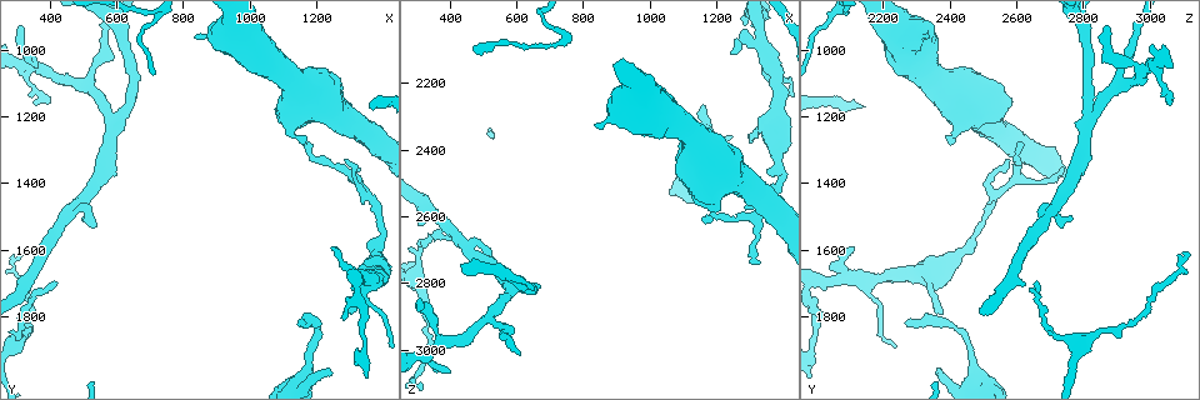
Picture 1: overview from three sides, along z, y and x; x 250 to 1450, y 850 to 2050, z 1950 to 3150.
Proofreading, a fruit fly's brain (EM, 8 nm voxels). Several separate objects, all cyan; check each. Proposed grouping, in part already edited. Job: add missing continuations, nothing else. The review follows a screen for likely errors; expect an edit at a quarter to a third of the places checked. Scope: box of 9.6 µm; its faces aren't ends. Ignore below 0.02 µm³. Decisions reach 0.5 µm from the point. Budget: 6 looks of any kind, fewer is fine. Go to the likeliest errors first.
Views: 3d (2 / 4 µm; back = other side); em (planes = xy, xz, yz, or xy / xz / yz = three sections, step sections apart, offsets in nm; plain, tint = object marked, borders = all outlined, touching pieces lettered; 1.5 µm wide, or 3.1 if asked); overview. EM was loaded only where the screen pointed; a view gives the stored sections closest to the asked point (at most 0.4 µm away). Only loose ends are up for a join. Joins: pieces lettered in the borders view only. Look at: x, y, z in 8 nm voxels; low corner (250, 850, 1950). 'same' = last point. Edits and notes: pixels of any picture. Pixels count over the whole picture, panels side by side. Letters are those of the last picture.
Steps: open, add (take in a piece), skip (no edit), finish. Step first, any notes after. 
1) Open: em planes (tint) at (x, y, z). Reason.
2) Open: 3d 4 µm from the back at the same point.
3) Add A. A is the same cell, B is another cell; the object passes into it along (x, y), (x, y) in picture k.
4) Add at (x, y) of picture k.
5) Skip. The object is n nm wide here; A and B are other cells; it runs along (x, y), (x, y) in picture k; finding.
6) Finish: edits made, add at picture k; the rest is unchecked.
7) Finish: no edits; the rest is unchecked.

Open: 3d 4 µm at (830, 960, 2330). Stops while still wide.

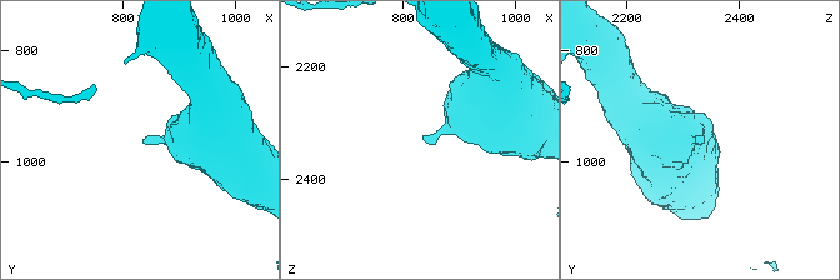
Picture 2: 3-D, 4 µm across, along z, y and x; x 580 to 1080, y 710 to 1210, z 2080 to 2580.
Open: em xy step 8 (borders) at (830, 960, 2330). Shape alone is not enough.

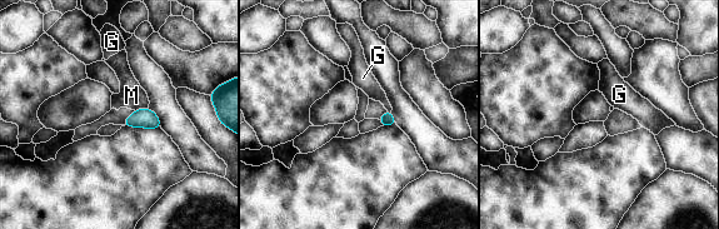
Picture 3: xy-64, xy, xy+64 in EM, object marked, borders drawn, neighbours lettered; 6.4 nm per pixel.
Open: em planes (borders) at the same point.

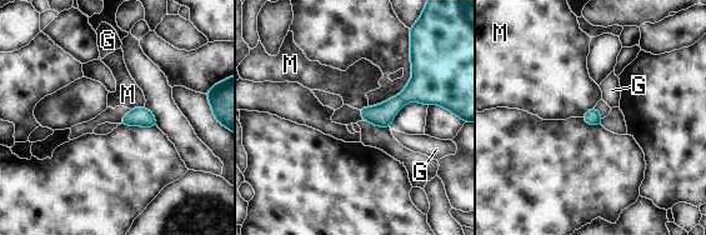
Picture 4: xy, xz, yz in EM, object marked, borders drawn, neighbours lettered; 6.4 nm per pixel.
Skip. G and M are other cells; it runs along (427, 99), (362, 113) in picture 4; no lettered piece goes on from it.

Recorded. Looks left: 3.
Open: em xz step 8 (tint) at (1150, 1280, 2610). Thin end.

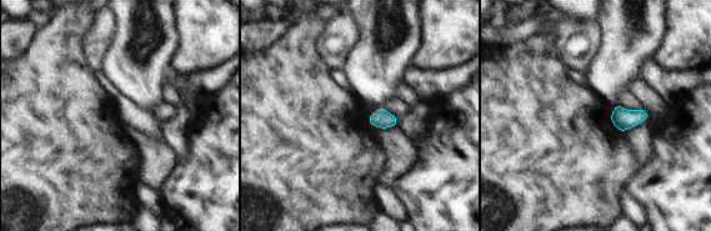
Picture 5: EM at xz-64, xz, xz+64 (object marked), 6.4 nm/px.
Open: em planes (tint) at the same point. Cut it another way.

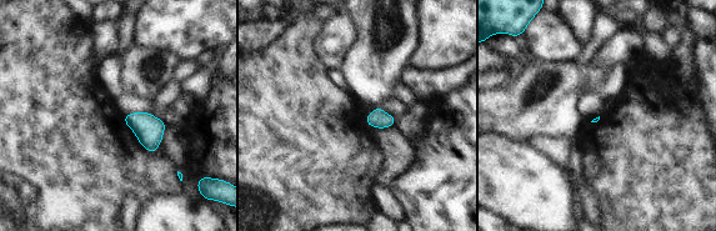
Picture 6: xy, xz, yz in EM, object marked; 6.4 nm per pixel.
Open: em planes (borders) at the same point. See the neighbours.

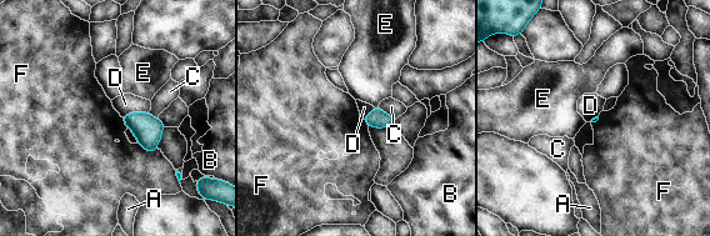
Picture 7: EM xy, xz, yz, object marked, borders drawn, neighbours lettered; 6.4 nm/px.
Skip. A, B, C, D, E and F are other cells; a border runs along (138, 142), (148, 151), (156, 149) in picture 7; none of them fits.

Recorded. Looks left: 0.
Finish: no edits; the rest is unchecked.

